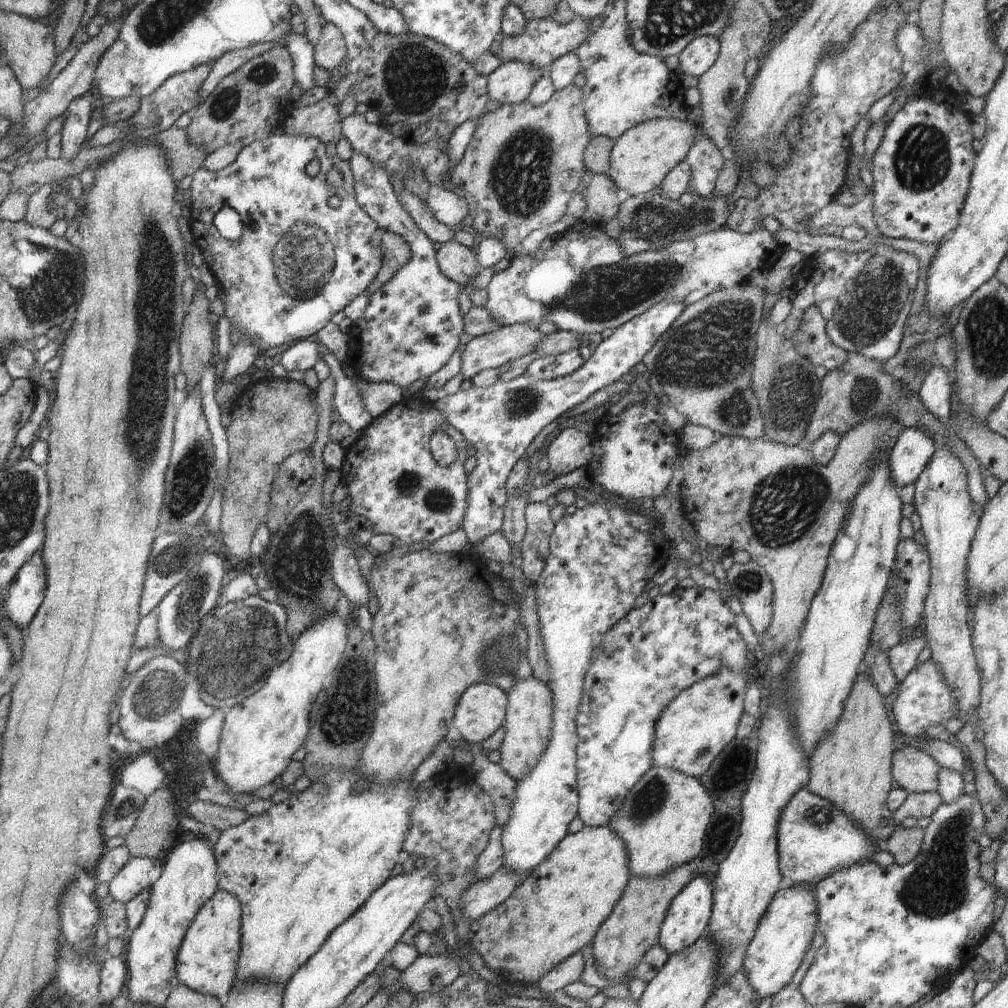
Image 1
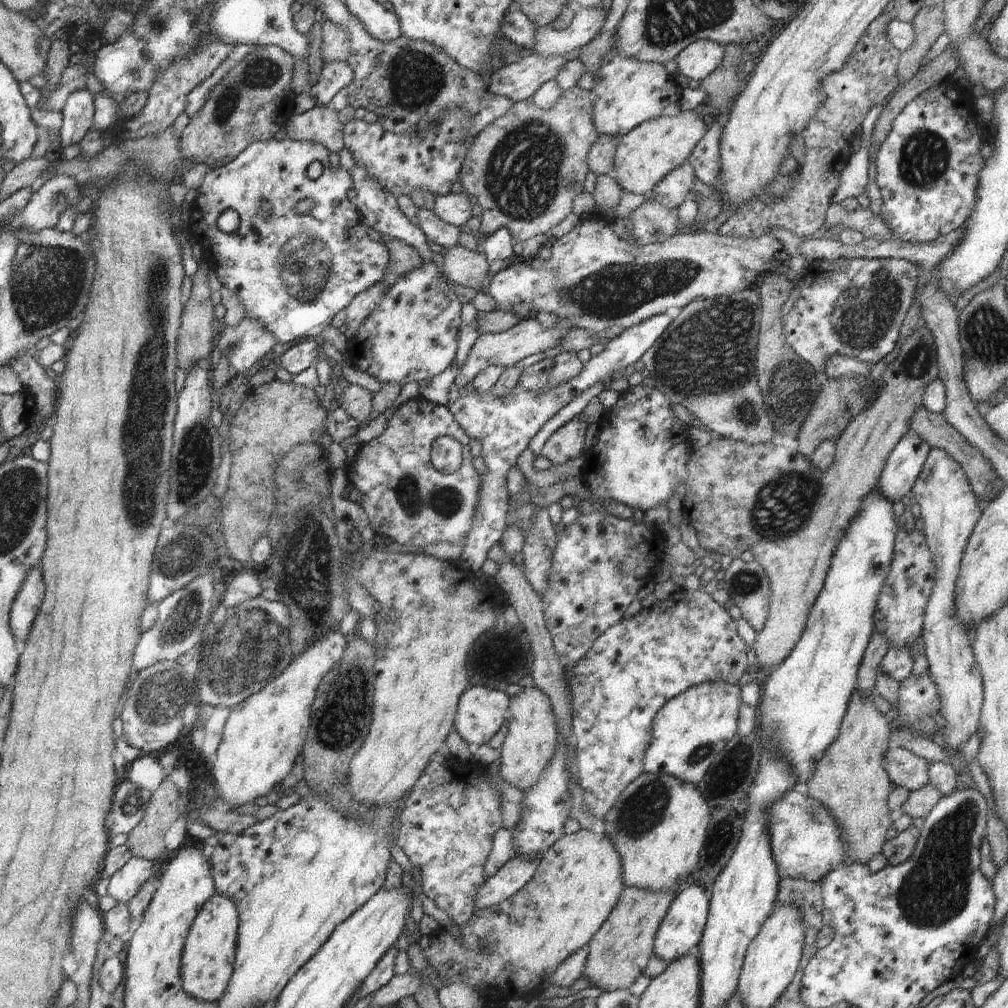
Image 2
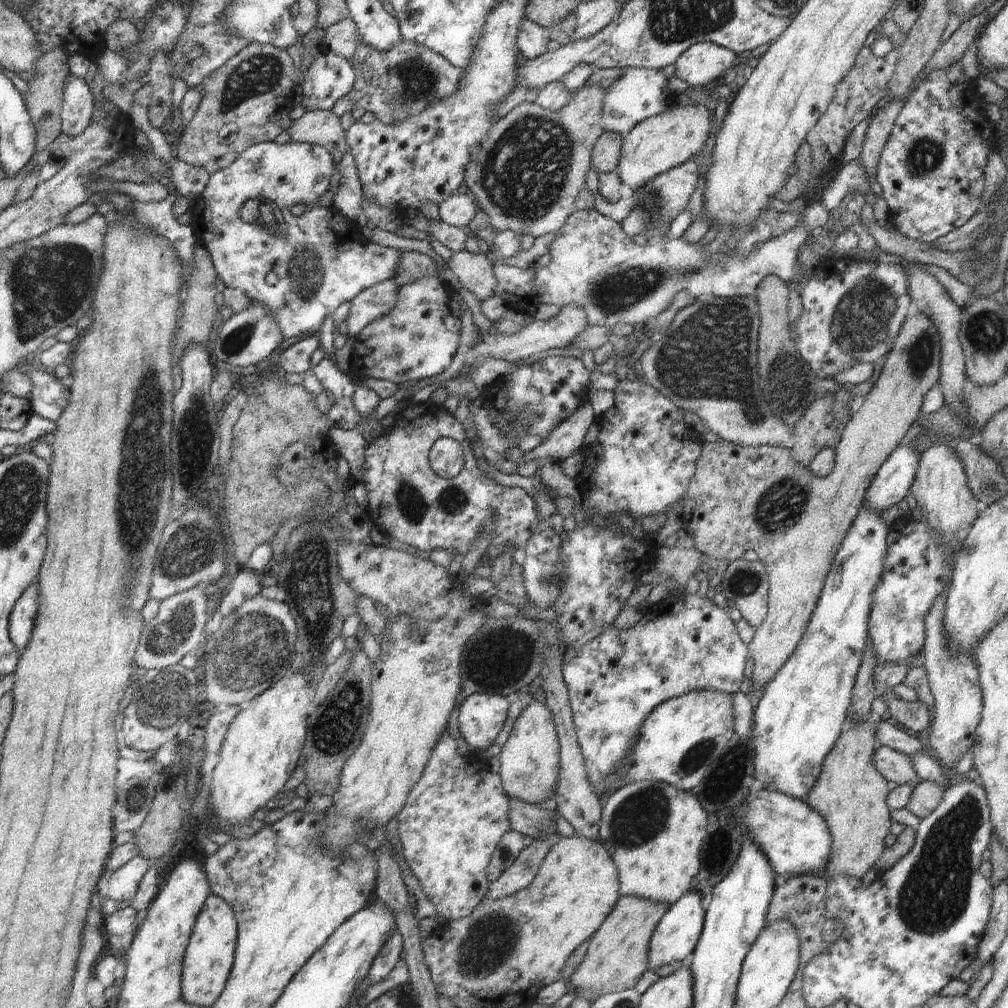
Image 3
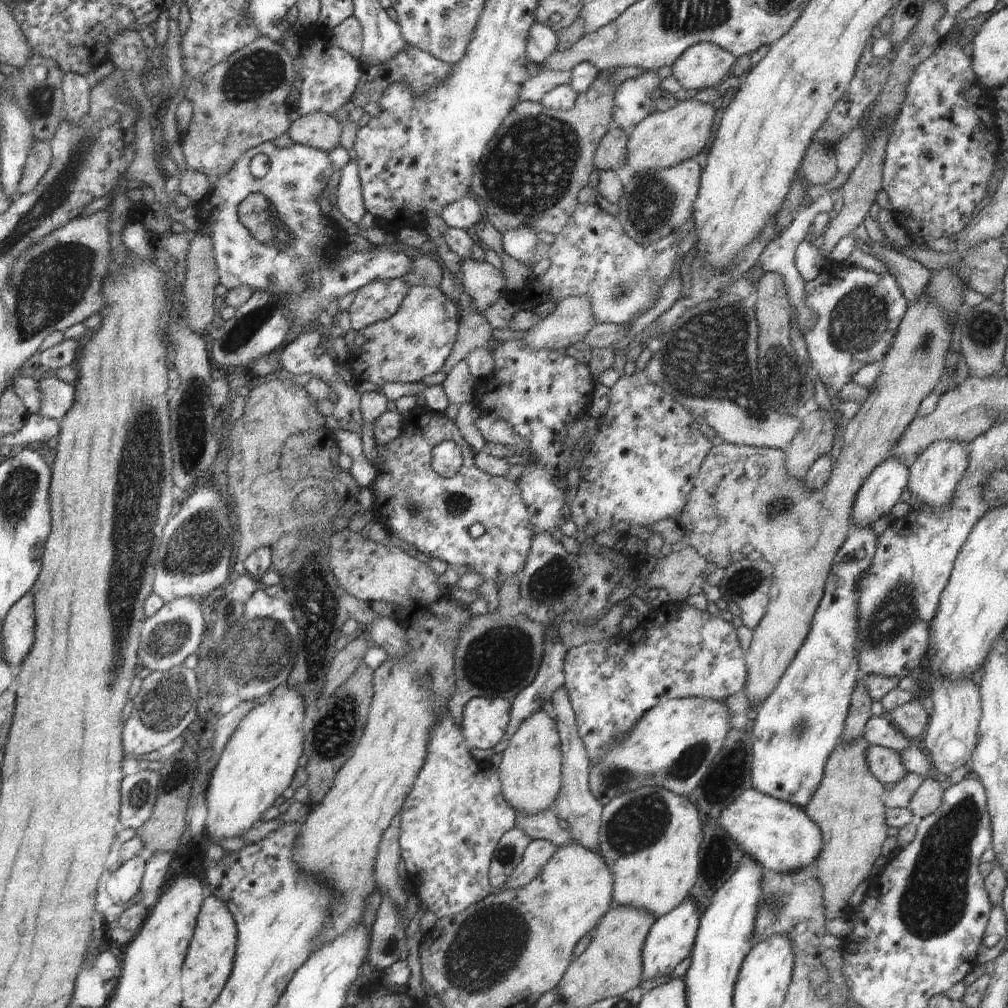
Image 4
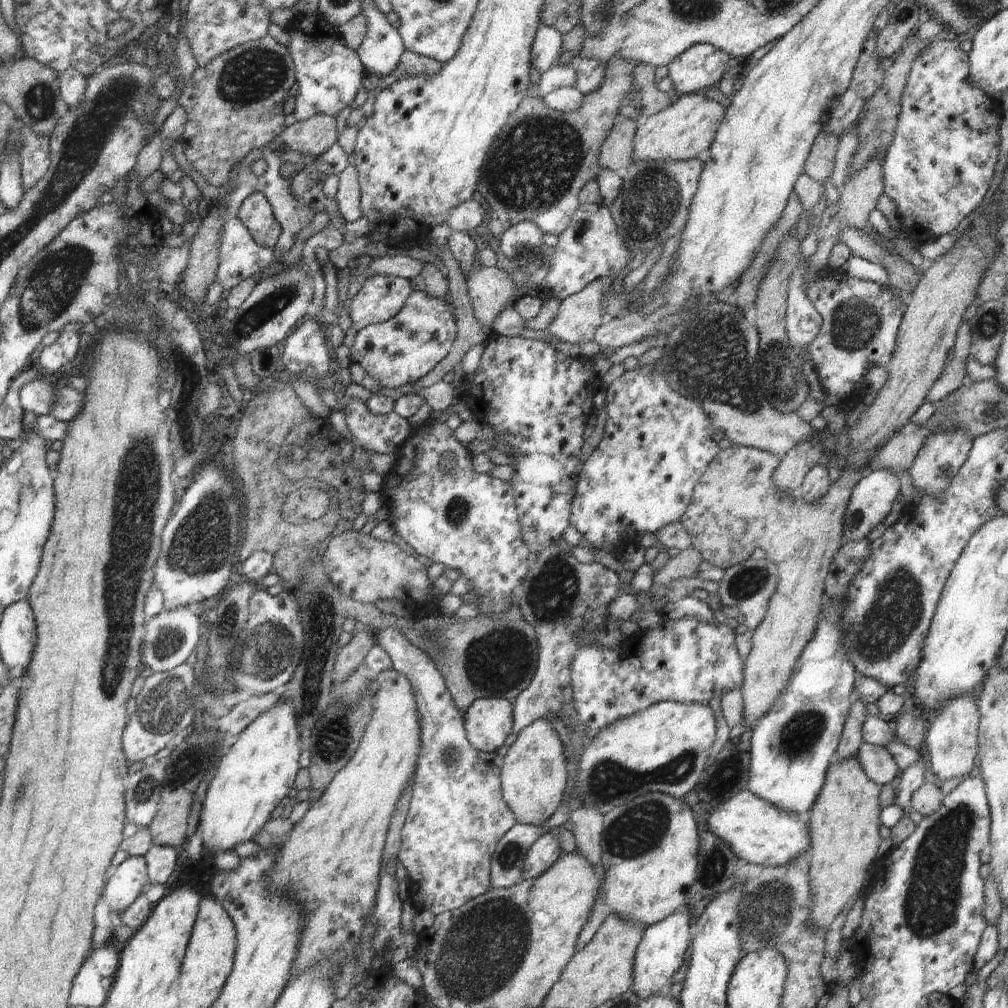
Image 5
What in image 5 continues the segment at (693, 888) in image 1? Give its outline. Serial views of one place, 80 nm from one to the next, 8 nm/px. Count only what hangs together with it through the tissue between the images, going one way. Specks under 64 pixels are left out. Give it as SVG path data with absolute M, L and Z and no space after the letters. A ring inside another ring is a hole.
M685 907L666 917L659 923L650 925L644 930L640 944L636 949L633 960L633 983L631 991L636 993L640 1000L646 1000L654 995L664 994L674 982L676 972L683 964L684 952L690 944L690 914Z

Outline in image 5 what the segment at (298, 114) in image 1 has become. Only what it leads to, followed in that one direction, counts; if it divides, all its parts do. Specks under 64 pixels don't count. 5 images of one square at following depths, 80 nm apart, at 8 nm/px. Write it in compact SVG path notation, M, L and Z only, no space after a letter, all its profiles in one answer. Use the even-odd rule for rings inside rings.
M317 114L305 121L296 121L285 129L273 140L267 144L267 147L274 152L280 150L280 146L284 151L298 151L303 155L316 158L324 154L338 139L337 118L325 114Z

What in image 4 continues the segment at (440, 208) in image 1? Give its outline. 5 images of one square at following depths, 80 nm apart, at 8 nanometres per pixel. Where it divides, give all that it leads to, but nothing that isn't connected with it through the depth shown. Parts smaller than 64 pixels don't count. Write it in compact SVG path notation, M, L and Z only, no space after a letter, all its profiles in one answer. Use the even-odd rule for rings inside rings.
M466 196L452 204L446 205L441 212L441 217L448 227L468 230L468 228L476 228L481 222L484 217L484 210L477 198Z

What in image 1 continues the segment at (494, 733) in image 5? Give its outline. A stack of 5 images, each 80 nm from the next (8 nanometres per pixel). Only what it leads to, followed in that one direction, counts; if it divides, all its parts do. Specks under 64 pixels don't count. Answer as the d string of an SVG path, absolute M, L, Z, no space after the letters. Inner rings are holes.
M490 682L469 686L460 697L453 726L466 743L482 744L503 726L507 694Z

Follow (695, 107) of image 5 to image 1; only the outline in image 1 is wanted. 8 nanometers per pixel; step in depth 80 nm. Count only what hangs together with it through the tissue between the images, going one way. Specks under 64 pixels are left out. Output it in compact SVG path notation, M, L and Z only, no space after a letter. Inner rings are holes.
M650 119L637 124L615 141L610 153L610 166L606 175L616 184L622 195L651 193L660 188L671 168L685 160L701 128L688 119Z

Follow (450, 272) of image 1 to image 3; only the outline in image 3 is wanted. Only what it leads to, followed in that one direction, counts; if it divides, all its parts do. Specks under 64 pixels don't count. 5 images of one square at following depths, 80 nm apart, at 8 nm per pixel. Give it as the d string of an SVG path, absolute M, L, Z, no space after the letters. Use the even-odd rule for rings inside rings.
M467 250L452 253L447 263L462 286L472 292L474 298L480 302L496 295L497 280L492 258L486 250L478 254Z

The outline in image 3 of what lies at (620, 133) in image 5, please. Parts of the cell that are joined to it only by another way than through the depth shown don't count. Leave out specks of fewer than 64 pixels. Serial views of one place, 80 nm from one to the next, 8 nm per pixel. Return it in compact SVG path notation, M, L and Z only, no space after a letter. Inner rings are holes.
M604 131L595 142L591 156L591 169L597 173L616 173L623 139L618 133Z

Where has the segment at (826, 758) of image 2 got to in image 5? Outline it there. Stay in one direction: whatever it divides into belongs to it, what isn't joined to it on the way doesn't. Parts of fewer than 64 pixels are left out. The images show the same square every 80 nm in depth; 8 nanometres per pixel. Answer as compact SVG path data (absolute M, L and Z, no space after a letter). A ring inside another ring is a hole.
M856 757L832 764L824 786L807 813L810 853L808 880L812 897L809 924L827 929L844 906L863 890L867 866L876 857L878 845L879 796L882 786L870 780Z

